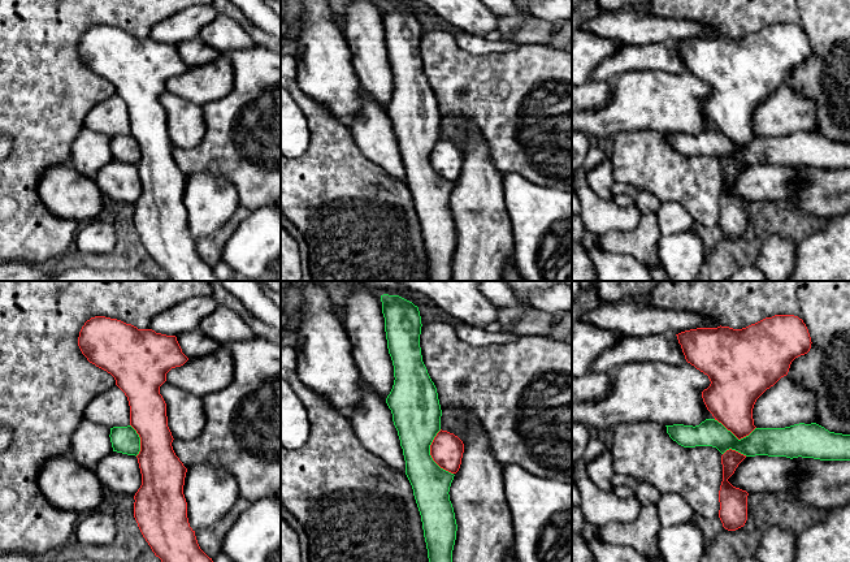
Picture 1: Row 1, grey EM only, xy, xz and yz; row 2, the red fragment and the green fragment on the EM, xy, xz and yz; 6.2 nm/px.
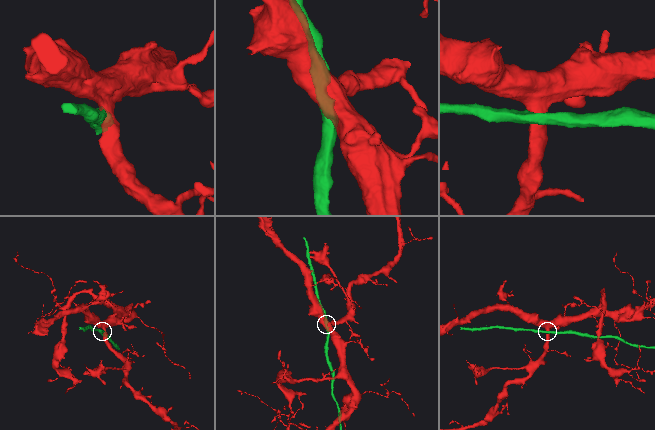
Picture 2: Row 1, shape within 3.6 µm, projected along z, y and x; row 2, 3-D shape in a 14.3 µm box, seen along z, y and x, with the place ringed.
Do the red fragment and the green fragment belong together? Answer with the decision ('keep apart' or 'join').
keep apart

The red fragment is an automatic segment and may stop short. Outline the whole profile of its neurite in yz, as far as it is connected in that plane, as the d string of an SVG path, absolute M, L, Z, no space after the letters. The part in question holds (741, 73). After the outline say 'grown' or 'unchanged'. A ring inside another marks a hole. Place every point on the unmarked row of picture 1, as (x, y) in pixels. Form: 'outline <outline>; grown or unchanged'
outline M775 23L742 38L720 34L690 38L676 44L686 70L711 90L702 100L707 118L738 148L756 137L753 127L756 108L786 85L792 70L807 62L812 52L806 33L794 23Z; unchanged

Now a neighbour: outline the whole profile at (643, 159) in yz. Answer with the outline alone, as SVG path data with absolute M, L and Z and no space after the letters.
M655 130L619 131L611 157L615 182L628 183L654 194L660 203L677 203L706 226L719 225L719 199L723 190L721 161L712 155L684 156Z

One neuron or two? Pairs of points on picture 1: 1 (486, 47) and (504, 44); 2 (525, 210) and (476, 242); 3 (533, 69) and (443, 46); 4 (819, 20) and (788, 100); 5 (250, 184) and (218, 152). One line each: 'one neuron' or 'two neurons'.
1: one neuron
2: two neurons
3: one neuron
4: two neurons
5: one neuron

